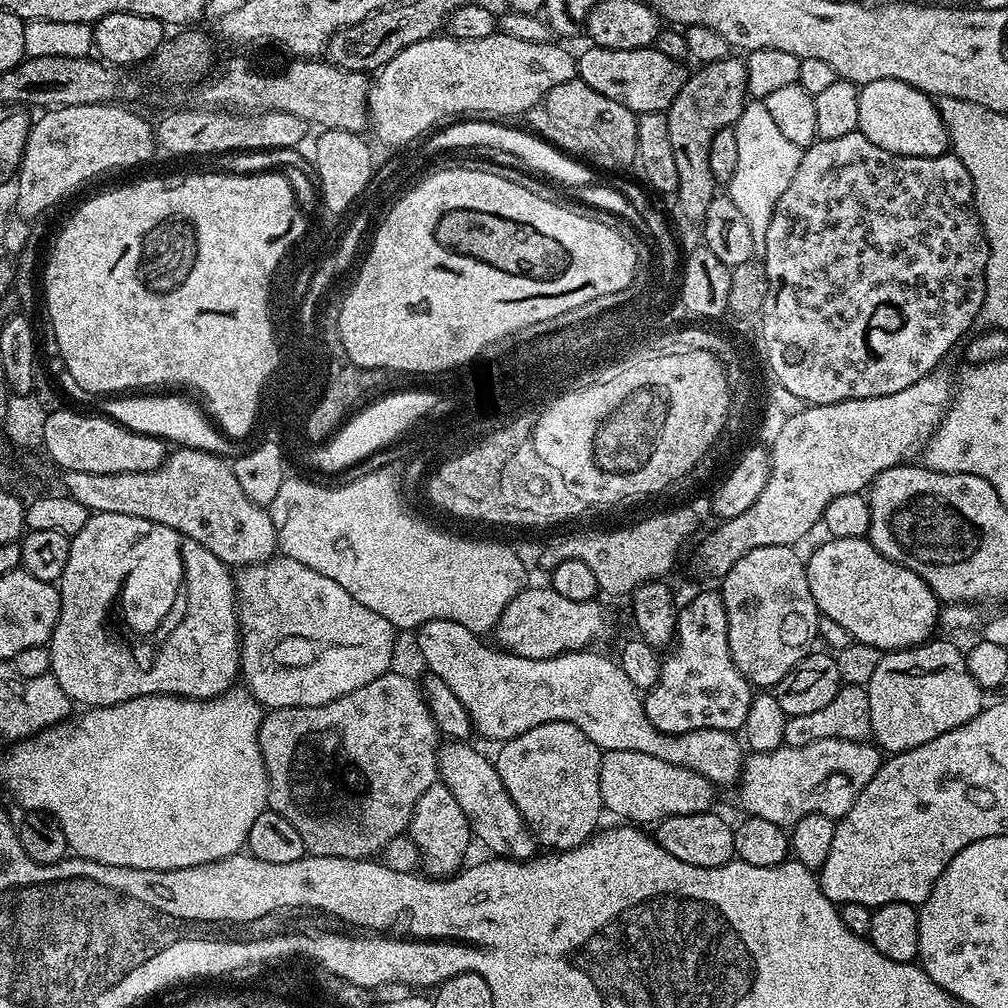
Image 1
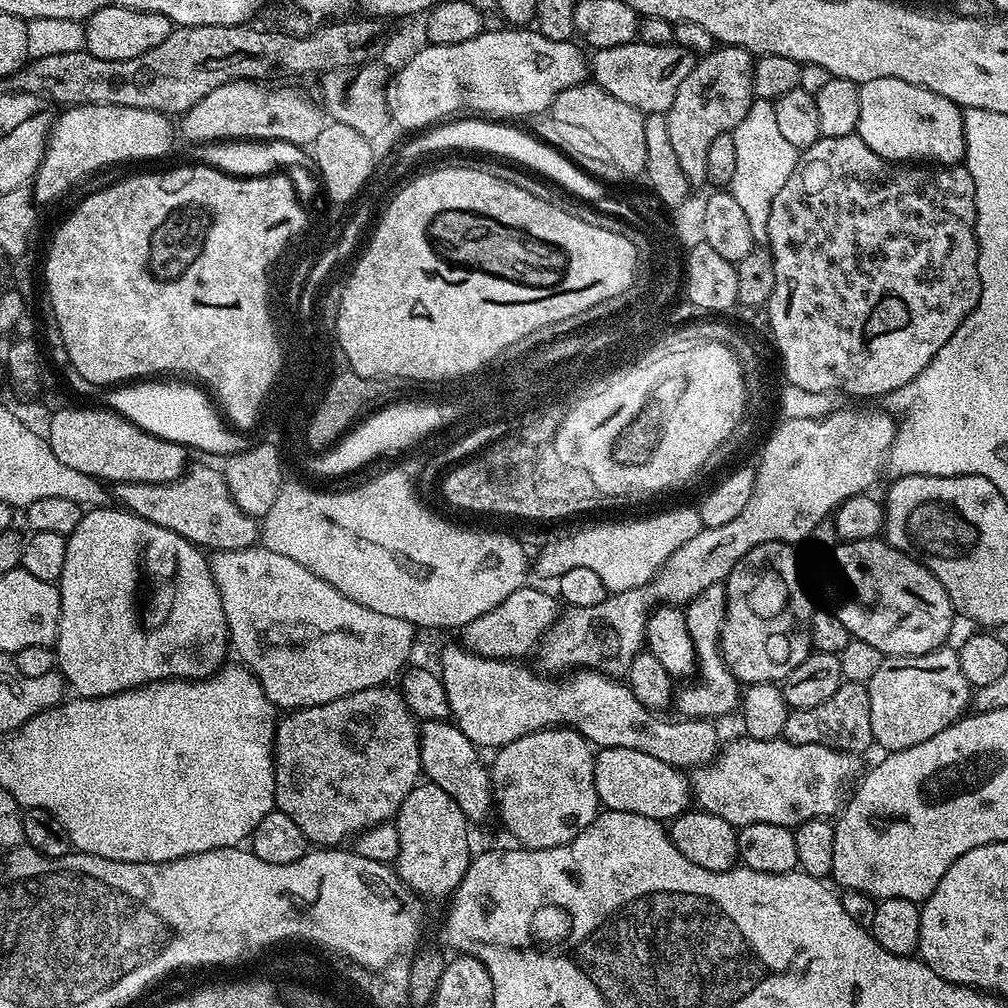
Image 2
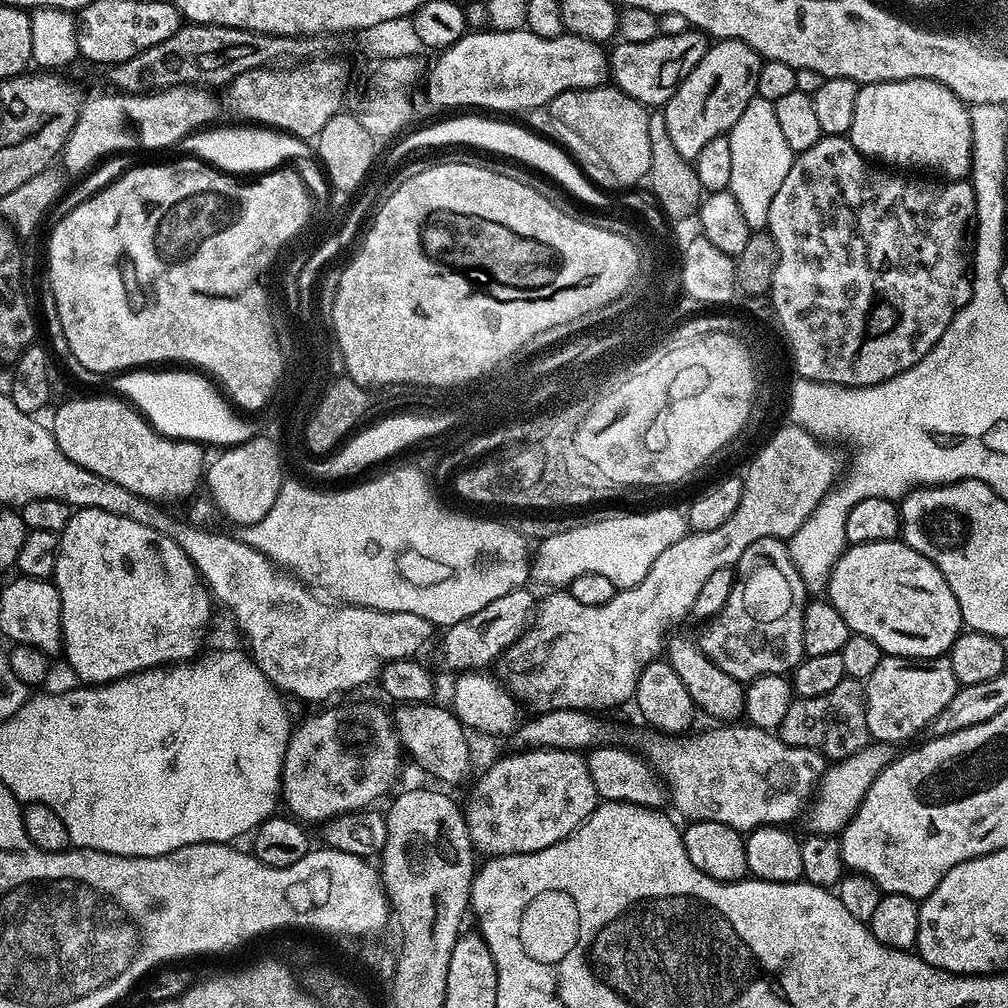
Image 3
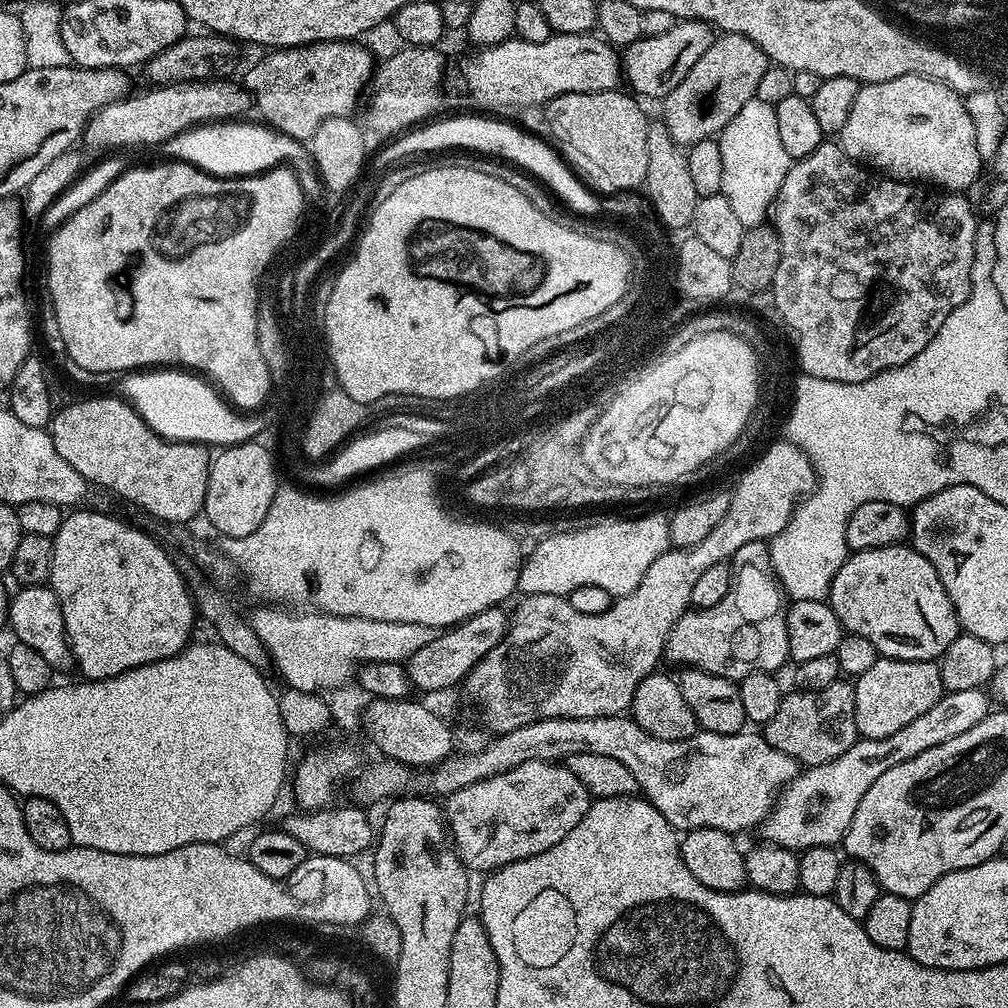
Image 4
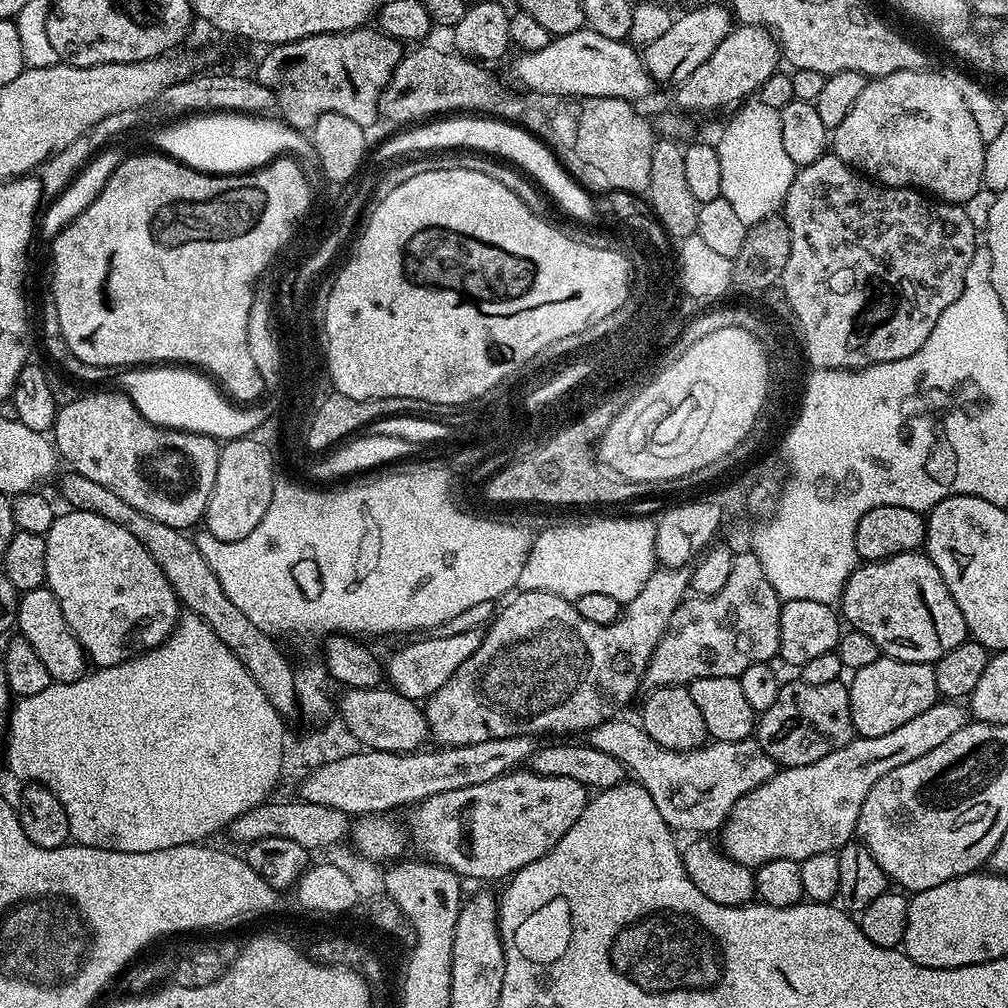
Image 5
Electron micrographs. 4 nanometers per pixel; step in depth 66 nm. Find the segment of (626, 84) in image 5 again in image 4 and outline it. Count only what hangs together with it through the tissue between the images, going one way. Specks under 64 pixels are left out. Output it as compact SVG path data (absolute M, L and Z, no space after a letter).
M554 34L546 42L526 42L519 38L503 40L501 44L490 44L476 50L460 64L460 76L464 79L464 88L484 108L514 108L545 105L562 94L575 92L610 92L622 80L622 60L617 49L607 39L596 34Z

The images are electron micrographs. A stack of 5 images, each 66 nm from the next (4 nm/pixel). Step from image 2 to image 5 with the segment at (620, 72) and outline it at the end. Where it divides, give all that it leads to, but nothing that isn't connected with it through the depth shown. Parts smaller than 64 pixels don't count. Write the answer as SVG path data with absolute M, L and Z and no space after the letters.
M723 3L704 4L701 8L692 8L689 12L684 12L681 16L677 15L673 19L670 30L662 38L655 39L642 48L644 65L657 81L664 84L679 82L686 79L710 54L714 54L714 49L726 34L730 34L734 27L734 17Z

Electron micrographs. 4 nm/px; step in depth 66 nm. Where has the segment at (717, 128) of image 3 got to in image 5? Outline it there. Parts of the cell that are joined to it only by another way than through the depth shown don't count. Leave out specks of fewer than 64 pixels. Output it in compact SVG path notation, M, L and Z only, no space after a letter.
M740 24L733 27L732 32L722 38L722 42L718 42L714 54L710 54L710 58L706 58L706 62L702 62L694 74L679 81L675 107L681 113L693 114L708 112L711 108L728 108L736 103L739 105L759 93L762 82L775 74L781 64L780 46L768 29L753 24Z

